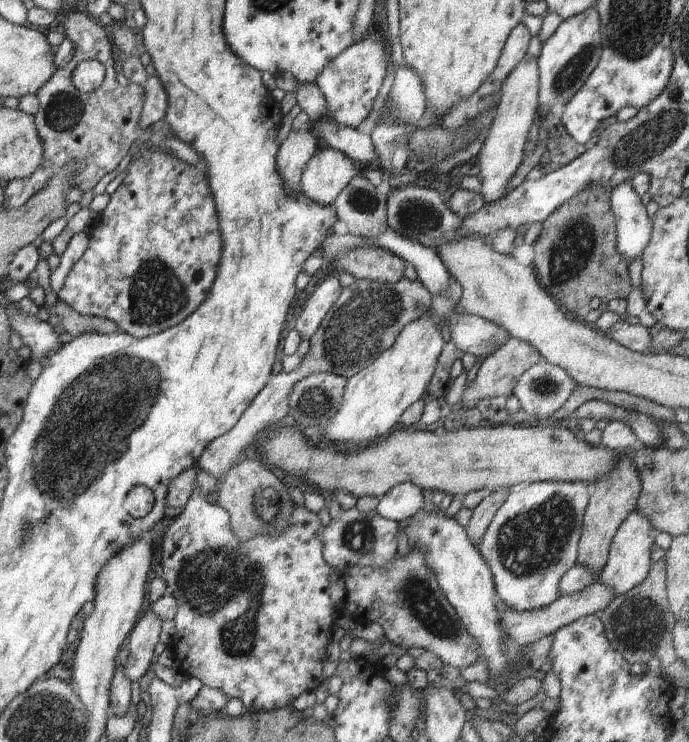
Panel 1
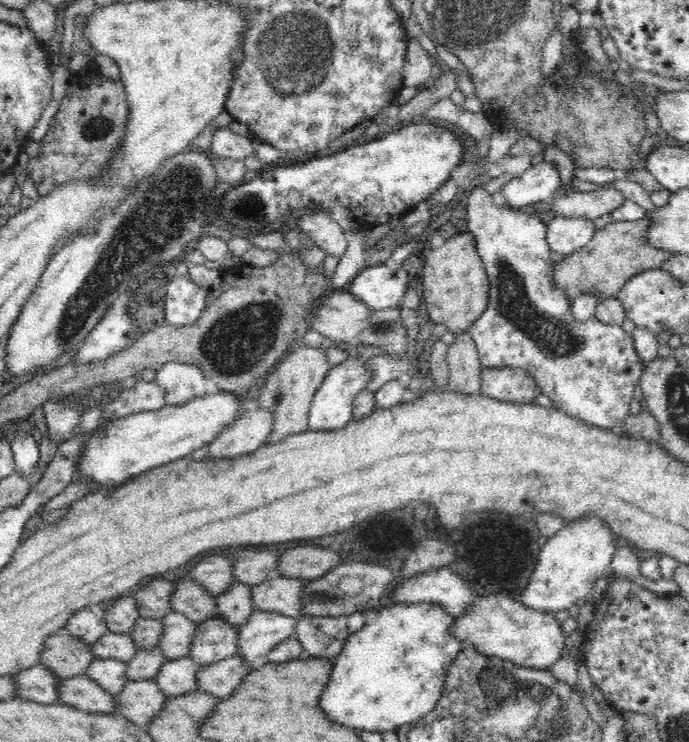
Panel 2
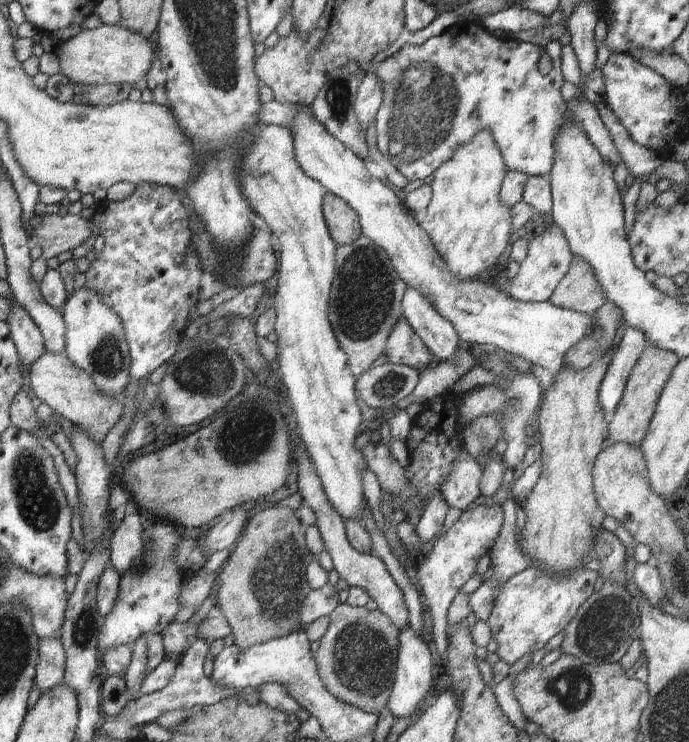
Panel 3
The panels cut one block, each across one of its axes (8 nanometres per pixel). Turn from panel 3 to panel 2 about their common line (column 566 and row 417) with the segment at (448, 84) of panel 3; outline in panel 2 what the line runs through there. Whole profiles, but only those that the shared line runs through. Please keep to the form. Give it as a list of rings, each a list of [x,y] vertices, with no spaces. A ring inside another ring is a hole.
[[[140,380],[120,391],[118,398],[105,406],[102,415],[105,420],[113,421],[137,412],[155,411],[167,404],[164,389],[155,380]]]

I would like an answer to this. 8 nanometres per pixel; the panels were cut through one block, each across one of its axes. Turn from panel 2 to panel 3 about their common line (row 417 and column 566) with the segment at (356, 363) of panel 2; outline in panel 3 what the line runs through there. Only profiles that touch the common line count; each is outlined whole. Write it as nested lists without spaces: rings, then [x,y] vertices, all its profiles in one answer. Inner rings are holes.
[[[308,106],[298,108],[290,132],[294,158],[300,170],[354,209],[363,235],[386,251],[404,284],[421,292],[430,306],[452,324],[463,345],[490,344],[508,357],[522,357],[556,376],[569,348],[596,330],[592,315],[554,306],[549,300],[541,303],[514,300],[488,281],[456,280],[436,252],[428,233],[416,222],[411,210],[400,202],[394,190],[370,175],[364,161],[336,140],[314,118]],[[458,300],[480,302],[483,309],[478,312],[460,310],[454,305]]]

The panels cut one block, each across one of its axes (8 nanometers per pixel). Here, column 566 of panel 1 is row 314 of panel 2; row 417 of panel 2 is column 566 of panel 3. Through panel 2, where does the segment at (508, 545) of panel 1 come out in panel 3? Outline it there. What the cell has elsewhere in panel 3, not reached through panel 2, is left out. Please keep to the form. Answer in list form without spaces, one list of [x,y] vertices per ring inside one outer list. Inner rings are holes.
[[[531,566],[502,584],[502,590],[496,596],[492,613],[487,620],[492,638],[498,642],[497,655],[500,660],[513,665],[520,658],[544,648],[552,636],[556,636],[570,624],[578,608],[595,592],[594,584],[598,576],[599,572],[582,568],[568,576],[551,577]]]

